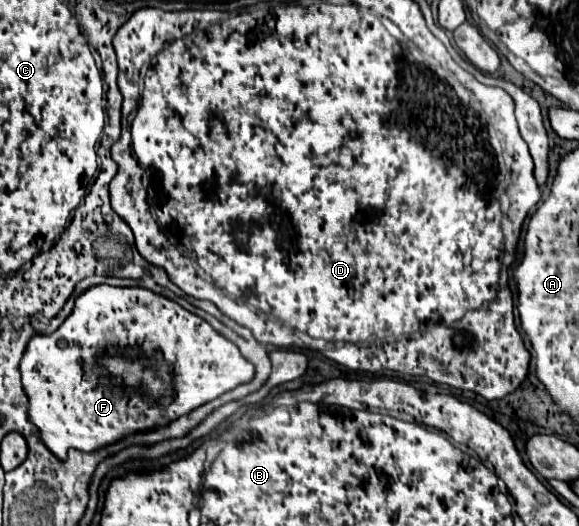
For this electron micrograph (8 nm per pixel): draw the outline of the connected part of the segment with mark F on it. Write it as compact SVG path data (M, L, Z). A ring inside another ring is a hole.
M107 285L89 287L81 293L75 299L73 313L57 331L51 335L33 335L21 357L19 371L29 401L29 421L35 425L39 441L59 461L67 459L69 449L93 453L127 435L165 427L255 377L253 363L249 363L229 339L179 303L145 287ZM113 345L139 347L141 351L115 349L105 357ZM153 349L163 353L165 359L157 353L145 355ZM99 357L103 357L101 365L105 365L105 373L97 363ZM171 371L173 389L167 397L169 387L161 373L171 375ZM107 379L119 379L117 385L123 391L139 389L139 395L137 391L131 395L121 393Z

